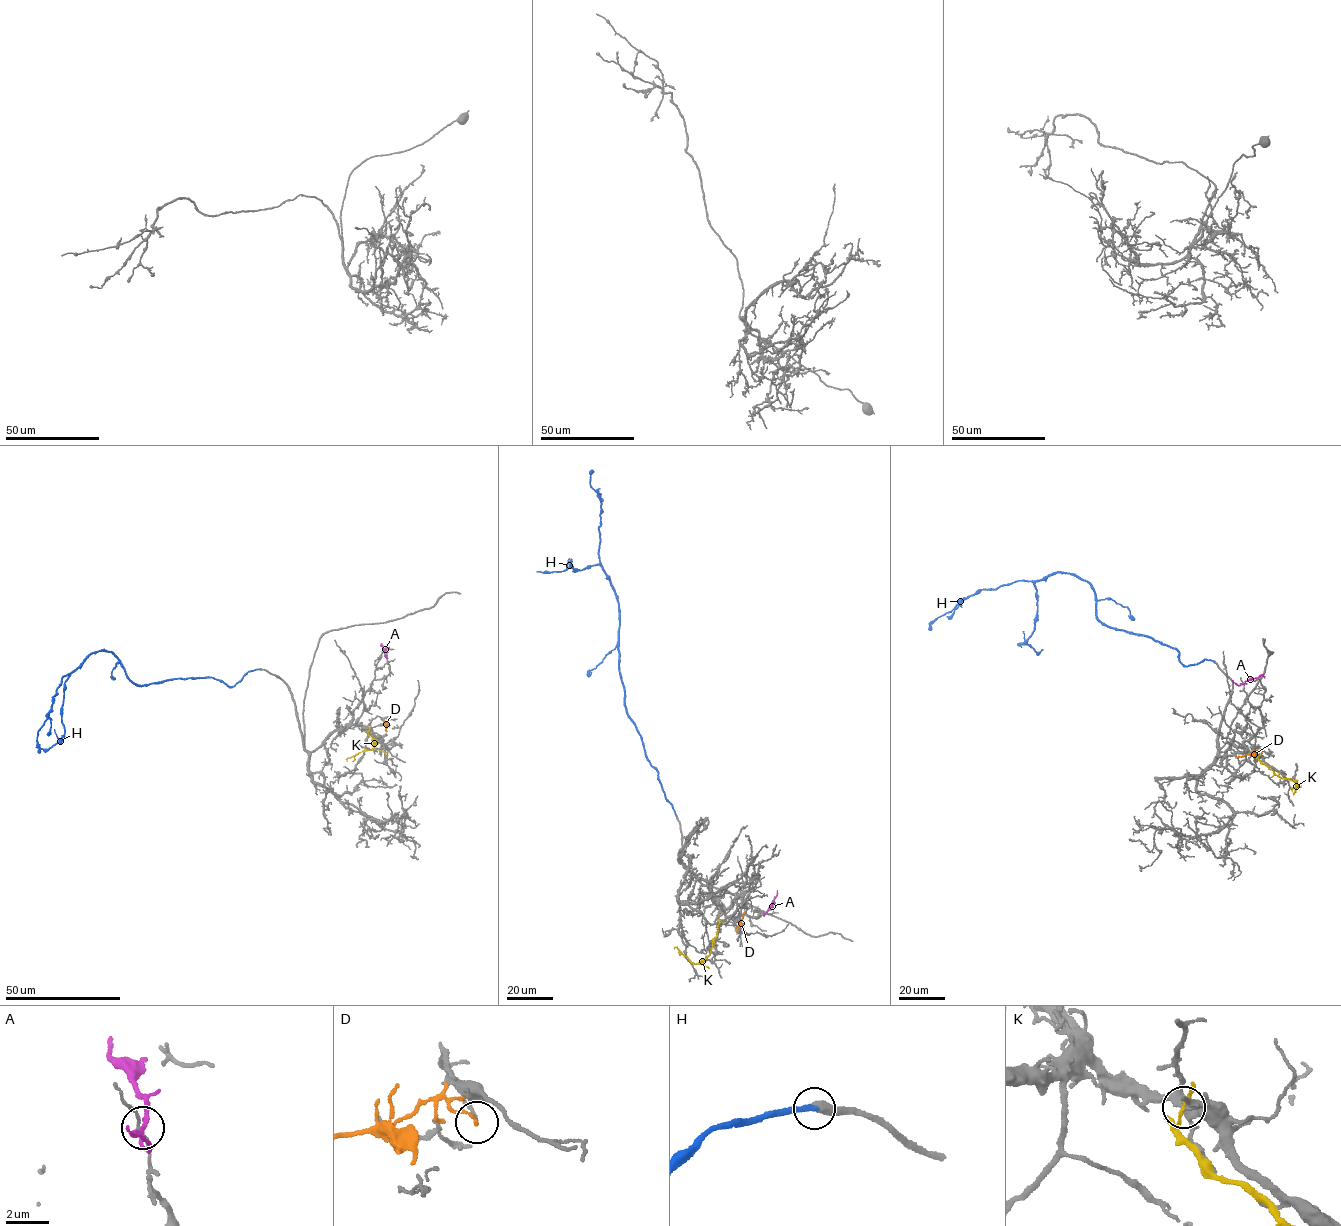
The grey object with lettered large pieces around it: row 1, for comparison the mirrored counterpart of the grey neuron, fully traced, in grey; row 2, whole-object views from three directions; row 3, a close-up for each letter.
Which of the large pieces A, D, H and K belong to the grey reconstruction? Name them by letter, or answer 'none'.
H

